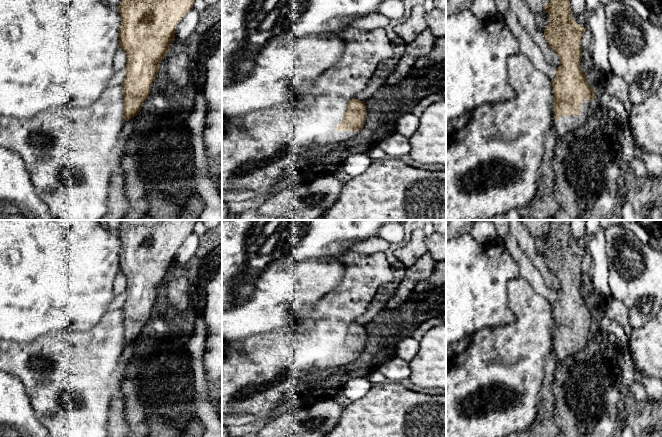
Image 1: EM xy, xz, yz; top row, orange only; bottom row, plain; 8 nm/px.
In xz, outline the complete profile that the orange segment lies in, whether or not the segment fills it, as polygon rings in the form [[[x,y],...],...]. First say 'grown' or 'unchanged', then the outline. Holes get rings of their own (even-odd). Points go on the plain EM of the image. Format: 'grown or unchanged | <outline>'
grown | [[[353,250],[346,252],[340,261],[344,265],[342,282],[309,312],[298,317],[295,325],[251,336],[241,342],[225,342],[229,352],[222,356],[222,403],[234,399],[236,394],[246,388],[266,387],[286,370],[312,370],[337,347],[337,355],[361,355],[367,331],[364,325],[355,320],[366,311],[379,288],[393,279],[391,264],[384,252],[365,255]],[[301,319],[310,319],[314,326],[310,329],[303,328],[298,324]]]

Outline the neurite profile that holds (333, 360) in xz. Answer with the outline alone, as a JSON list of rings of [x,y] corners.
[[[341,343],[337,348],[335,348],[327,357],[326,360],[324,360],[323,362],[319,363],[316,367],[316,369],[319,370],[325,370],[328,368],[335,368],[338,366],[344,366],[346,364],[349,364],[353,361],[355,361],[356,359],[359,358],[359,356],[357,355],[337,355],[335,352],[343,345],[343,343]]]

